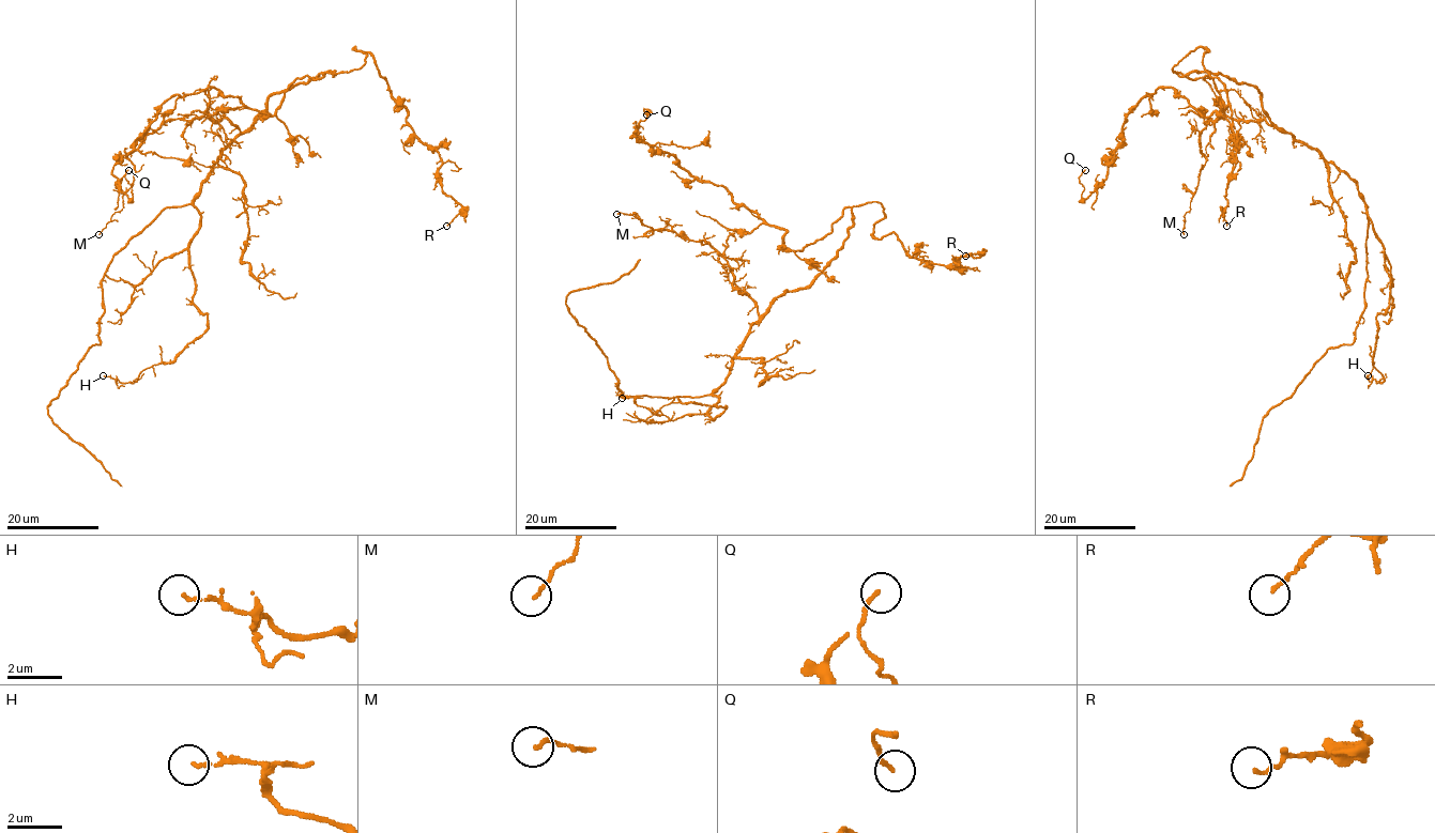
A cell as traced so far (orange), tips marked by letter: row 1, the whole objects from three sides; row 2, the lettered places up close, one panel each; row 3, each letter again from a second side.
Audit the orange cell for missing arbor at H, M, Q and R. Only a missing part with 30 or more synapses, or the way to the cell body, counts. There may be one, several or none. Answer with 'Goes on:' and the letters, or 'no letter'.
Goes on: no letter

